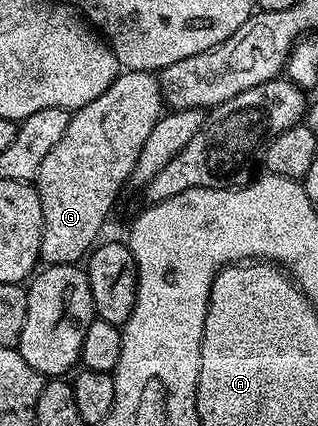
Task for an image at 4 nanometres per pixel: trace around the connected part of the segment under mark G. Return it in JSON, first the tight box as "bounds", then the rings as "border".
{"bounds":[35,71,165,266],"border":[[[124,71],[98,99],[86,103],[81,109],[69,116],[66,135],[58,139],[58,147],[46,155],[42,167],[35,179],[36,193],[42,203],[42,243],[40,244],[40,261],[45,266],[76,265],[97,244],[96,236],[120,193],[120,188],[131,178],[138,163],[138,155],[154,131],[156,120],[165,108],[164,96],[160,94],[160,82],[148,71]]]}

